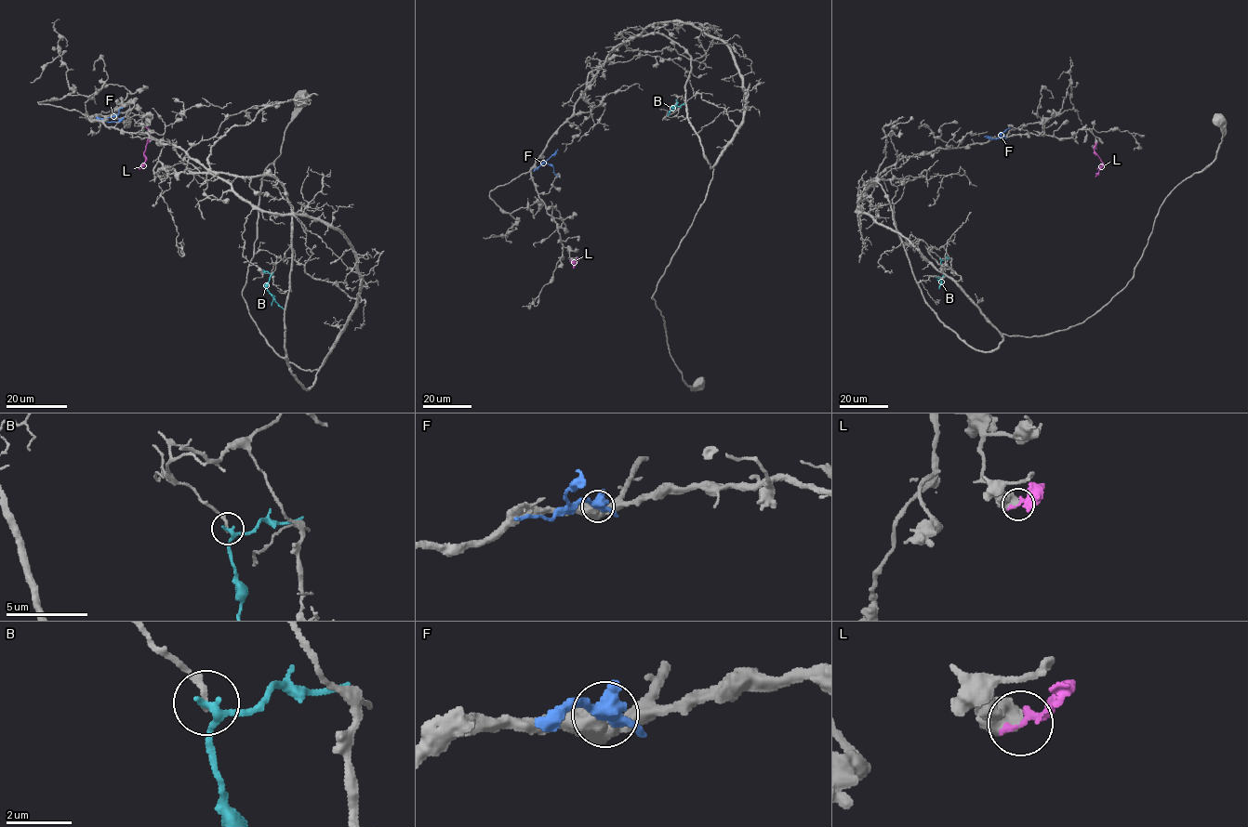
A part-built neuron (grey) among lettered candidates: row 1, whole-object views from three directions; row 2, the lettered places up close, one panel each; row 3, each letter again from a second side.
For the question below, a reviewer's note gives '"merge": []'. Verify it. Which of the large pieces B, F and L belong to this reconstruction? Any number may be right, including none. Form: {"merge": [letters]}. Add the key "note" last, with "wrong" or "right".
{"merge": [], "note": "right"}

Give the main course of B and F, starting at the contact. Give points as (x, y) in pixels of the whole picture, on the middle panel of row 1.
B: (675, 105), (670, 107), (685, 104)
F: (536, 167), (547, 163), (558, 177)

